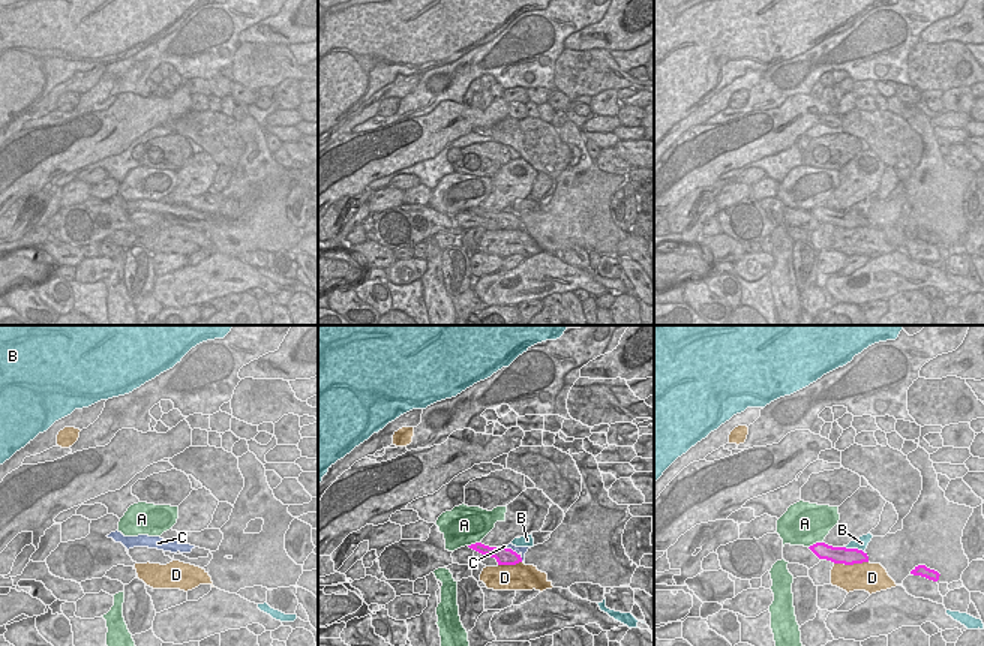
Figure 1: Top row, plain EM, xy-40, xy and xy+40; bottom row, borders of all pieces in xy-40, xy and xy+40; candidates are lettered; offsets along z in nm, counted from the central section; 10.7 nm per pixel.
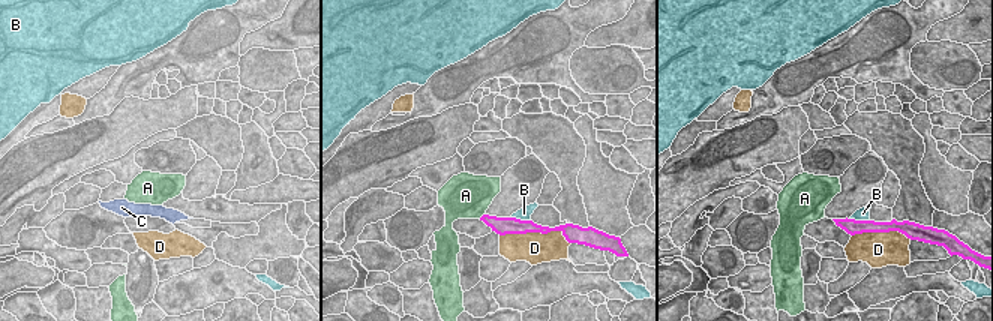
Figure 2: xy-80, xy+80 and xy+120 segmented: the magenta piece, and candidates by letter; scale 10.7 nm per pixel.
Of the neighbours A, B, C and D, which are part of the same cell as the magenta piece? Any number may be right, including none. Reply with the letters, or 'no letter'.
C.

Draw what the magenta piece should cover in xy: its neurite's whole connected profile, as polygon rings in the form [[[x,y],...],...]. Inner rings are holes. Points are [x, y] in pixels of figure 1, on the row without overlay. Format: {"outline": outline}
{"outline": [[[476,207],[468,211],[482,219],[495,222],[498,229],[516,229],[519,226],[525,226],[525,217],[531,213],[531,211],[516,211],[512,207],[504,211],[489,211],[482,207]]]}

